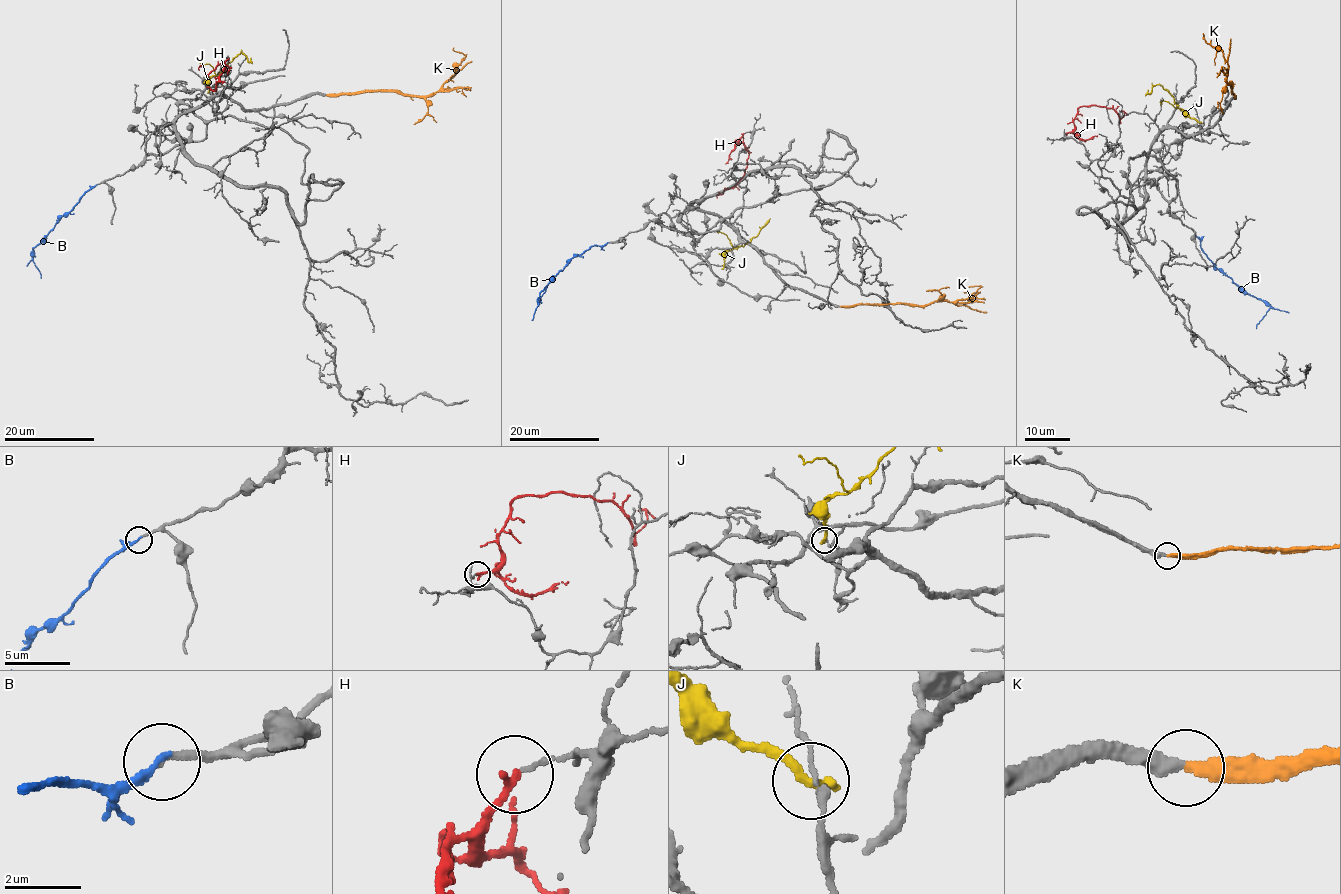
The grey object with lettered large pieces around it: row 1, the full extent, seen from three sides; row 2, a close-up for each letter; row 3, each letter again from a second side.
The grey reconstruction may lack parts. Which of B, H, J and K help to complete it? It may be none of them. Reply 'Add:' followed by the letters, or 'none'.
Add: B, K

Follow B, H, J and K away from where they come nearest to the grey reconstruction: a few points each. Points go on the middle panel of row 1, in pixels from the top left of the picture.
B: (607, 243), (593, 245), (573, 257), (538, 301), (546, 285)
H: (743, 134), (739, 143), (749, 154), (743, 177), (717, 198)
J: (724, 266), (724, 255), (756, 236), (769, 218)
K: (839, 306), (909, 303), (928, 305), (935, 301), (947, 301), (963, 305), (970, 302), (980, 286), (968, 286)

